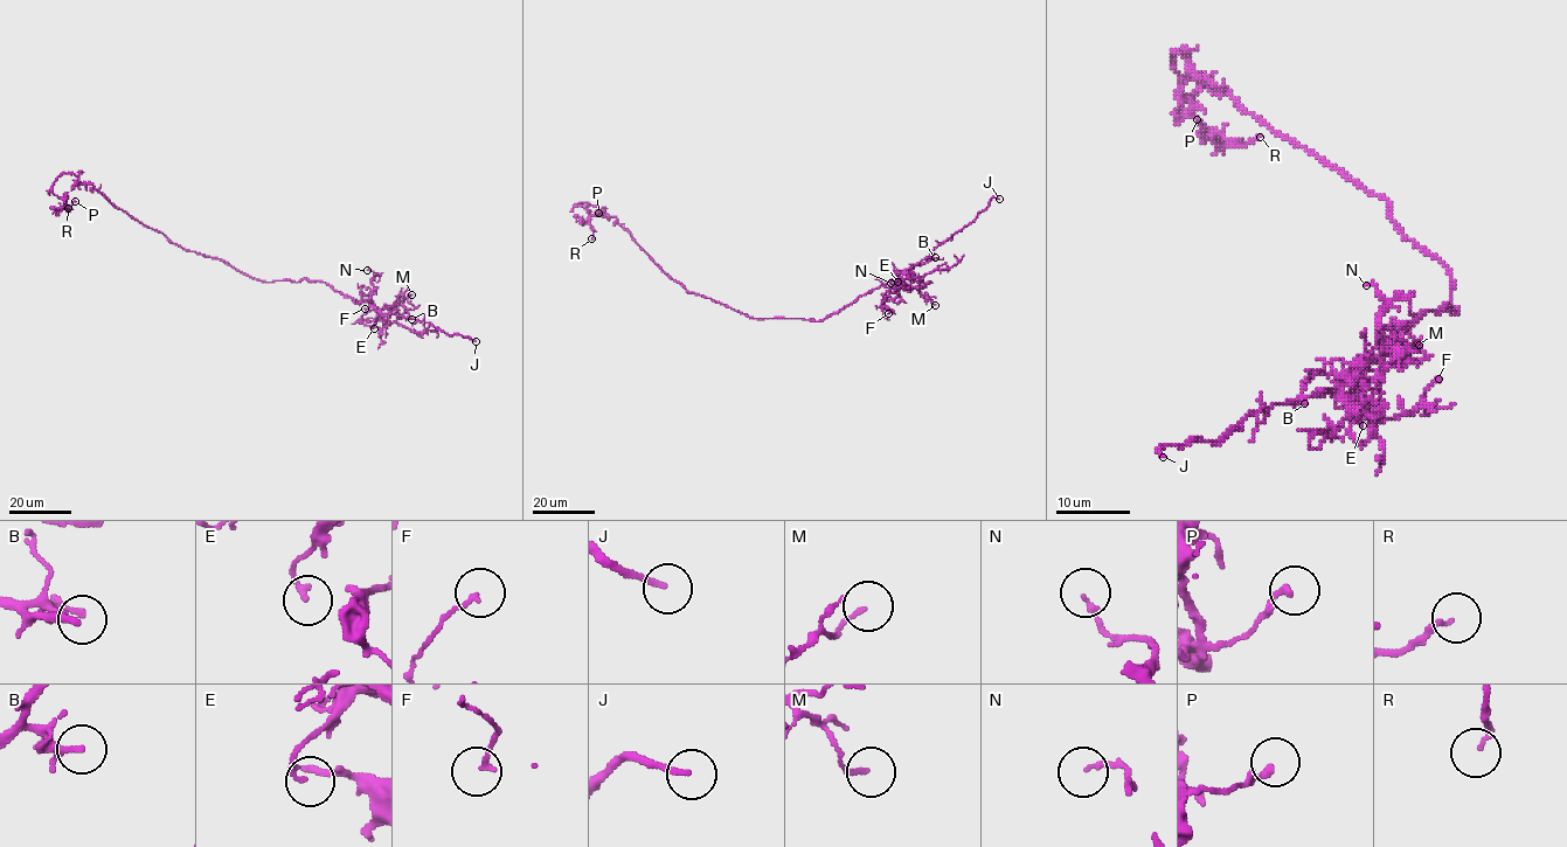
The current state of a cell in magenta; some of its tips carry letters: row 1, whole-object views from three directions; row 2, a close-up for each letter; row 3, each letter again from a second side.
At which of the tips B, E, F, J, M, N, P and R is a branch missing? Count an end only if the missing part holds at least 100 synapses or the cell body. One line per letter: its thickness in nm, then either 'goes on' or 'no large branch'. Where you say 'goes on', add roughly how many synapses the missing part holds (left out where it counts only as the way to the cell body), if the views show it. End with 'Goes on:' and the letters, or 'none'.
B: 160 nm thick; no large branch
E: 160 nm thick; no large branch
F: 130 nm thick; no large branch
J: 170 nm thick; goes on
M: 130 nm thick; no large branch
N: 140 nm thick; no large branch
P: 190 nm thick; no large branch
R: 130 nm thick; no large branch
Goes on: J

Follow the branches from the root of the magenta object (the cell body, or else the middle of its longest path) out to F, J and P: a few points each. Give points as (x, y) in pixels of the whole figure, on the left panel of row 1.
F: (231, 266), (265, 282), (321, 280), (351, 298), (367, 300), (387, 324), (379, 328), (360, 323), (365, 309)
J: (231, 266), (265, 282), (321, 280), (383, 313), (429, 321), (450, 335), (458, 333), (476, 341)
P: (231, 266), (172, 243), (91, 184), (62, 173), (53, 192), (68, 206), (75, 201)

